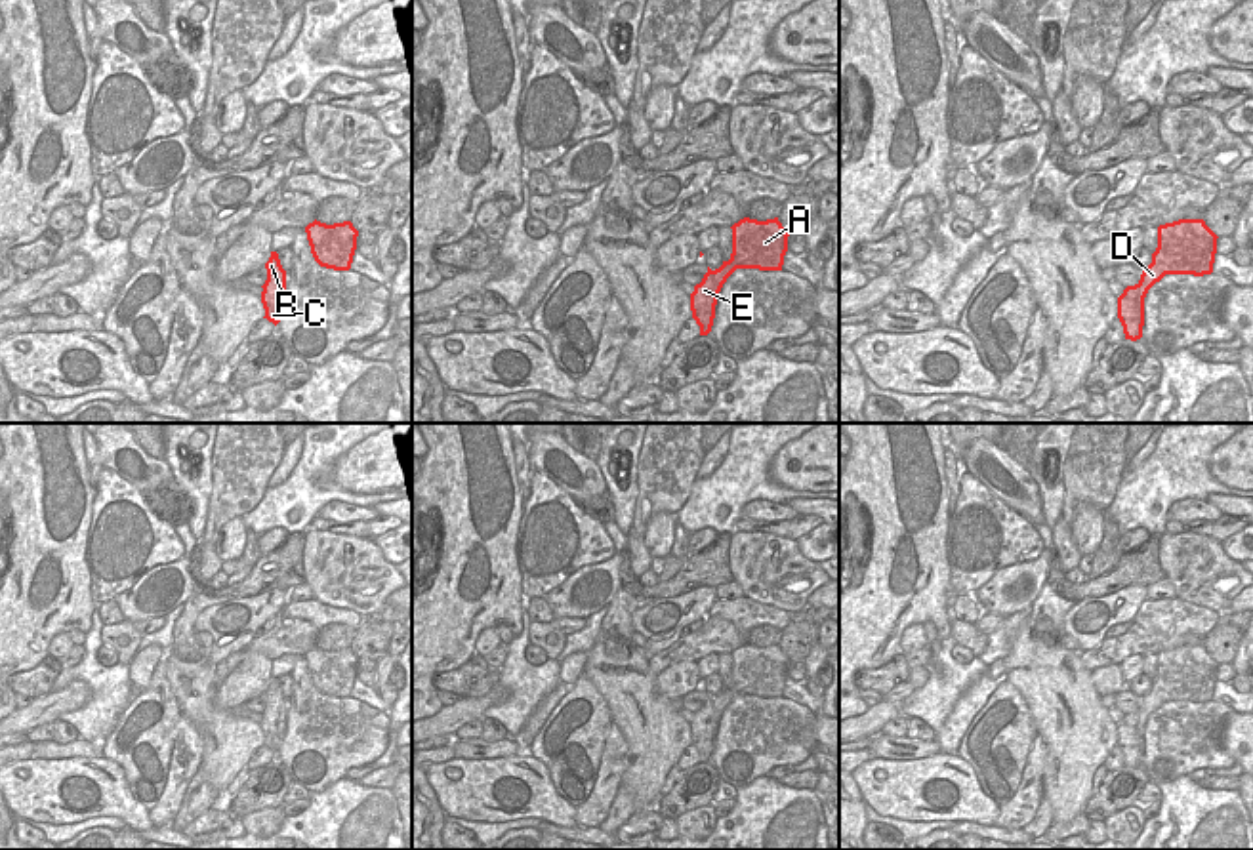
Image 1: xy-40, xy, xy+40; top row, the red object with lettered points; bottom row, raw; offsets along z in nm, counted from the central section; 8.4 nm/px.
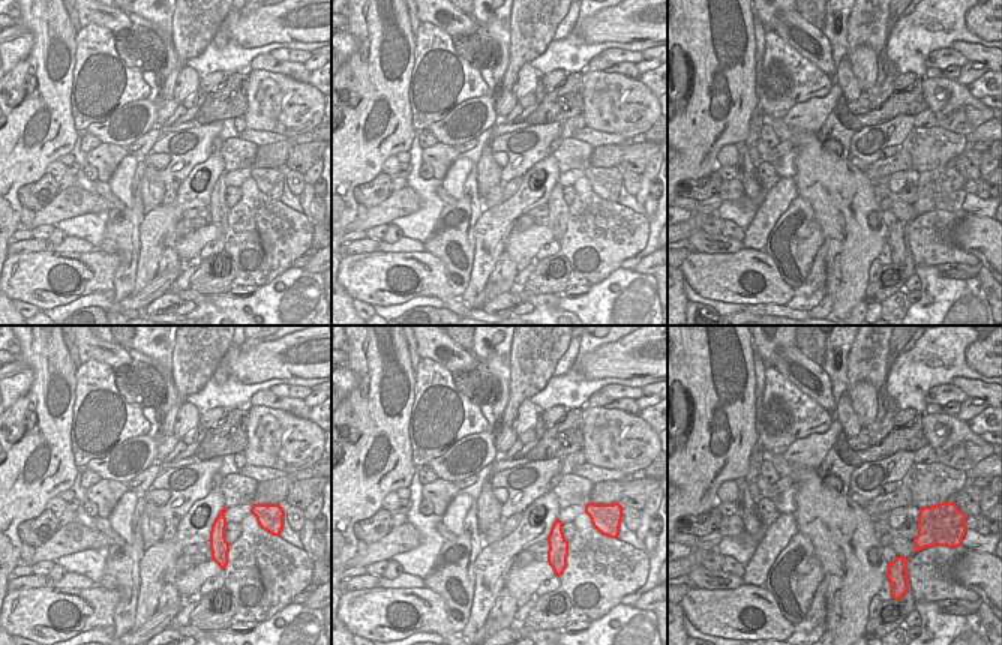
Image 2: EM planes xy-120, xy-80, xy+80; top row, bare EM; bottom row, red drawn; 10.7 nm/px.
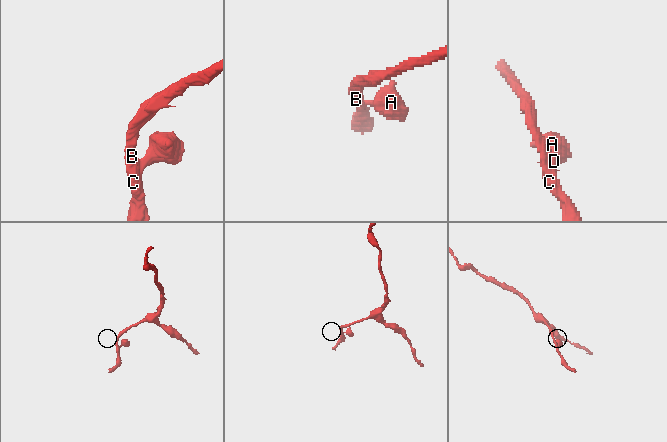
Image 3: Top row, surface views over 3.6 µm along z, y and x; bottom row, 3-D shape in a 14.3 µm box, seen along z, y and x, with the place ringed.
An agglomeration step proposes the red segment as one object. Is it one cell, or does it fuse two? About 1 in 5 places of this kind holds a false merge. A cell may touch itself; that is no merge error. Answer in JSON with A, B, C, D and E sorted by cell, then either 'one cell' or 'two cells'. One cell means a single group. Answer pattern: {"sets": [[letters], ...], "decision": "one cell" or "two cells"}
{"sets": [["A", "D"], ["B", "C", "E"]], "decision": "two cells"}

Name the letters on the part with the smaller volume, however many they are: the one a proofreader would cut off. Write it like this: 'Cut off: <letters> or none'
Cut off: A, D

